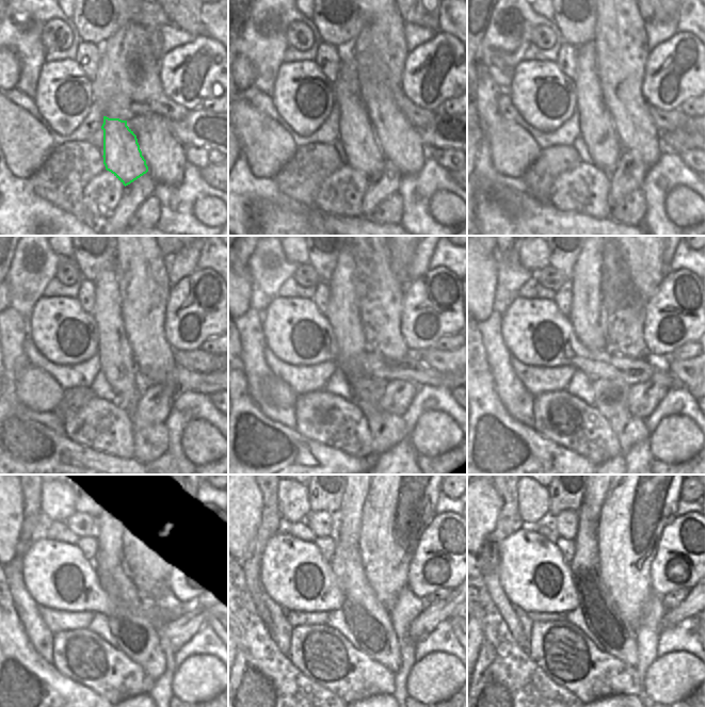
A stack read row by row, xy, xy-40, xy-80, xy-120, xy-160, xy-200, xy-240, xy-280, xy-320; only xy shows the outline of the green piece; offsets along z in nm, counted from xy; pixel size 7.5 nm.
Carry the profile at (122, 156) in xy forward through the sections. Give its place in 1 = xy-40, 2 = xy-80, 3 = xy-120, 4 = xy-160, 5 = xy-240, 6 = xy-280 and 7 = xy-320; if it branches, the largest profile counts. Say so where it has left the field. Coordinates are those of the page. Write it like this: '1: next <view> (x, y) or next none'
1: next xy-40 (364, 154)
2: next xy-80 (596, 129)
3: next xy-120 (117, 364)
4: next xy-160 (350, 337)
5: next xy-240 (112, 560)
6: next xy-280 (352, 515)
7: next xy-320 (596, 496)

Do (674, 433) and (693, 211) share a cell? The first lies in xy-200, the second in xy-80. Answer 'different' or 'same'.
same

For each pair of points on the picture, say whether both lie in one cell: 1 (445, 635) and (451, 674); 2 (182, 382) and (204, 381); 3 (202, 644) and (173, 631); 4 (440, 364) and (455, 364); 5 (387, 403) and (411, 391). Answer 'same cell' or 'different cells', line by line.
1: different cells
2: same cell
3: different cells
4: same cell
5: same cell

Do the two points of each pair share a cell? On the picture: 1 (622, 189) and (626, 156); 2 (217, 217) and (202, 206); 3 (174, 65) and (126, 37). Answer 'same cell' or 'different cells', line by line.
1: same cell
2: same cell
3: different cells

